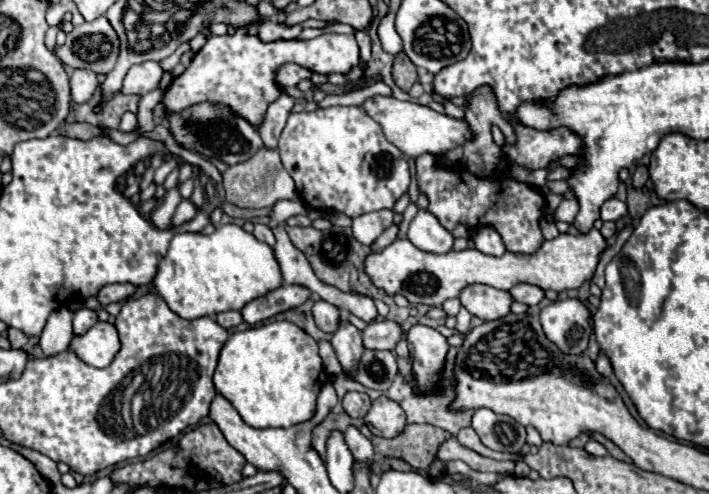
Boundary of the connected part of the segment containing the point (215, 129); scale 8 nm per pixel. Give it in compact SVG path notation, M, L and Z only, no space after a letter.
M210 102L192 104L192 106L184 108L182 112L166 112L166 120L170 126L170 134L178 146L192 150L208 160L218 158L230 166L254 156L262 144L262 138L260 138L256 126L252 126L248 120L238 116L226 104L210 104Z

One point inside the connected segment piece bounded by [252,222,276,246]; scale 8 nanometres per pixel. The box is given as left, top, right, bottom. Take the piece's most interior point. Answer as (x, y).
(261, 231)

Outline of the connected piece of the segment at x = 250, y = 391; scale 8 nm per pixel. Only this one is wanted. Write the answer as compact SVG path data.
M268 322L260 328L232 332L220 350L218 366L214 372L216 392L224 396L252 428L292 426L300 420L310 420L312 412L316 412L316 396L326 382L328 374L318 354L318 342L292 322Z

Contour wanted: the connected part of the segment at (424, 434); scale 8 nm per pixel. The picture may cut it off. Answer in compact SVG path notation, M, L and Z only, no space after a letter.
M408 424L396 438L372 436L374 452L382 456L398 456L416 470L426 470L436 458L438 446L448 440L450 434L432 424Z

